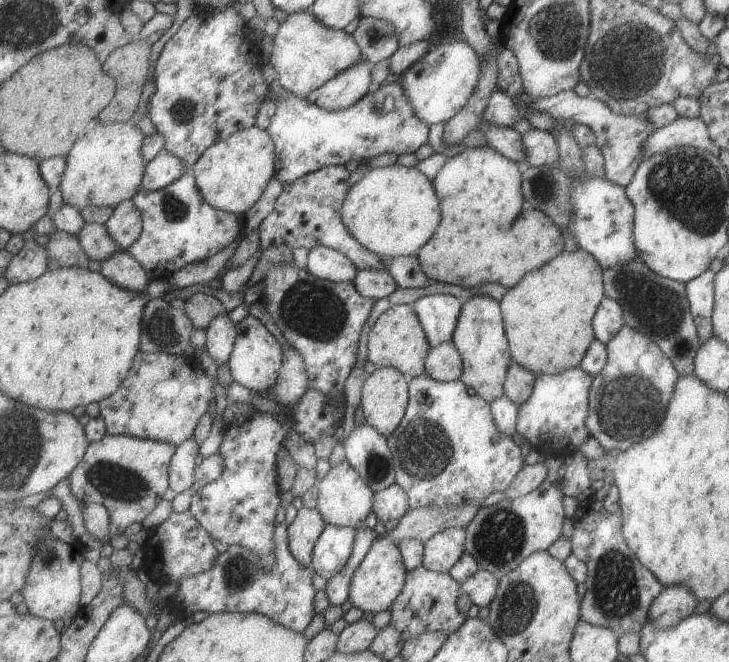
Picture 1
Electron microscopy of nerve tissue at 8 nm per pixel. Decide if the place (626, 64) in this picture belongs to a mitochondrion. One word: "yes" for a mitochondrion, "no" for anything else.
yes

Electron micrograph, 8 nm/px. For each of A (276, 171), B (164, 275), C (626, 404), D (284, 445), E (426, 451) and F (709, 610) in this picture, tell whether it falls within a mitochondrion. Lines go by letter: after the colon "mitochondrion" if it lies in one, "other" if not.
A: other
B: other
C: mitochondrion
D: other
E: mitochondrion
F: other

